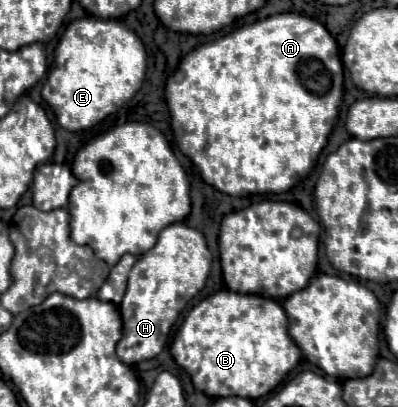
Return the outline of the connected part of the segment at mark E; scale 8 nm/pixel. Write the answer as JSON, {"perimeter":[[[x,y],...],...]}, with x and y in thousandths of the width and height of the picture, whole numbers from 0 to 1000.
{"perimeter":[[[206,42],[166,66],[136,125],[136,160],[126,165],[121,194],[111,204],[111,248],[131,263],[146,302],[161,317],[206,322],[251,302],[261,287],[291,278],[312,253],[322,253],[337,238],[337,229],[357,214],[362,179],[367,179],[367,125],[337,76],[327,76],[312,57],[286,47]]]}

